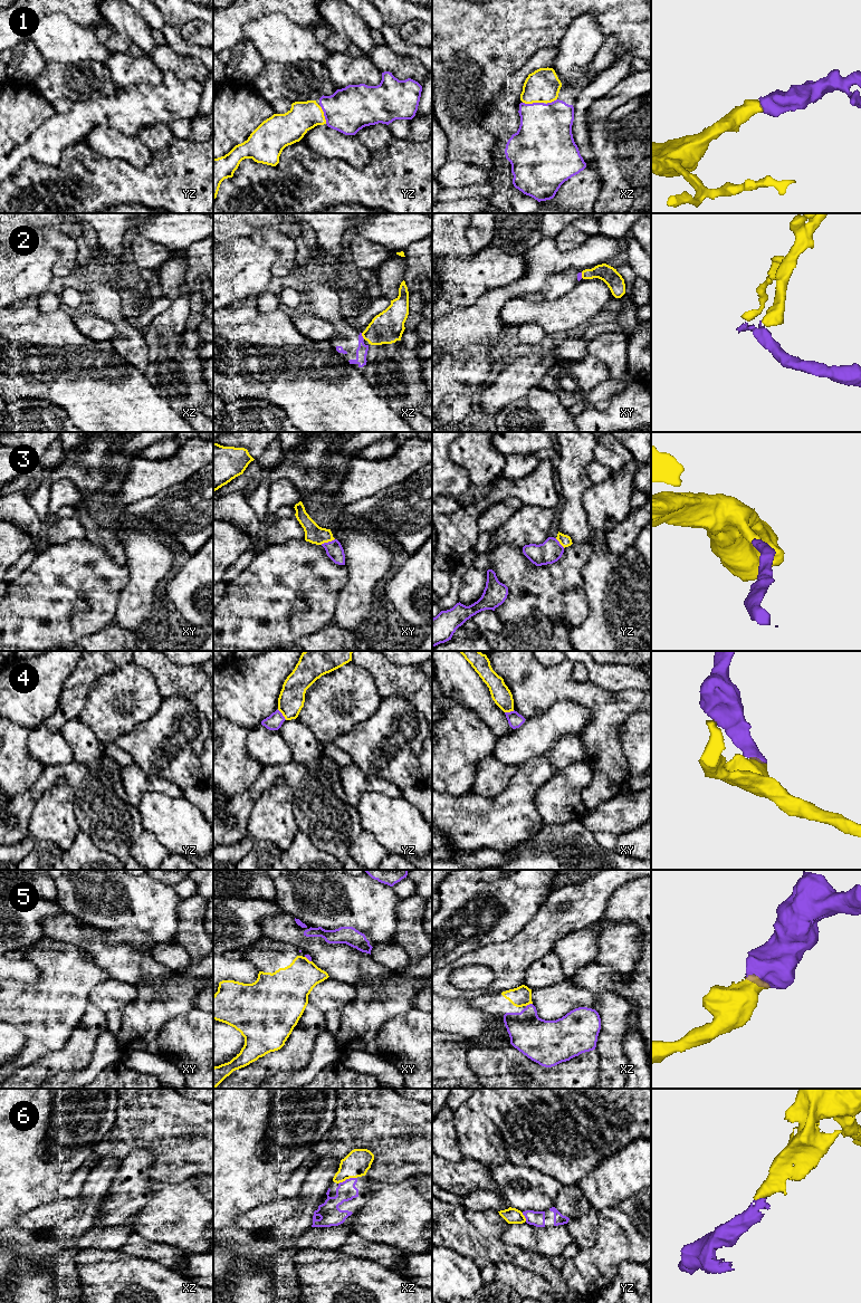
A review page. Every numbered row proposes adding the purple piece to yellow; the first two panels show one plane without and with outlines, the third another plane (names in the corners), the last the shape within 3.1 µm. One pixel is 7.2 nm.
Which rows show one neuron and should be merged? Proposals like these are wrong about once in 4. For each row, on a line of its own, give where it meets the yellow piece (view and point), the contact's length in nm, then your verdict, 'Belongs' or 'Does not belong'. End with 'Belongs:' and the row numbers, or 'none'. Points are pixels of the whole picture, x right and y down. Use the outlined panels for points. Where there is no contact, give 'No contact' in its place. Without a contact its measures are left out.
1: Touches yellow at xz (533, 102). Shared border 150 nm. Belongs
2: Touches yellow at xz (362, 335). Shared border 50 nm. Does not belong
3: Touches yellow at xy (327, 542). Shared border 110 nm. Belongs
4: Touches yellow at yz (283, 715). Shared border 100 nm. Belongs
5: Touches yellow at xz (528, 1004). Shared border 50 nm. Belongs
6: Touches yellow at xz (347, 1178). Shared border 140 nm. Belongs
Belongs: 1, 3, 4, 5, 6

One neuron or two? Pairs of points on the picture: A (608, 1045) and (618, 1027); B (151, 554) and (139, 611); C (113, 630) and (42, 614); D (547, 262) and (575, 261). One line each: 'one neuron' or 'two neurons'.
A: one neuron
B: one neuron
C: two neurons
D: one neuron

